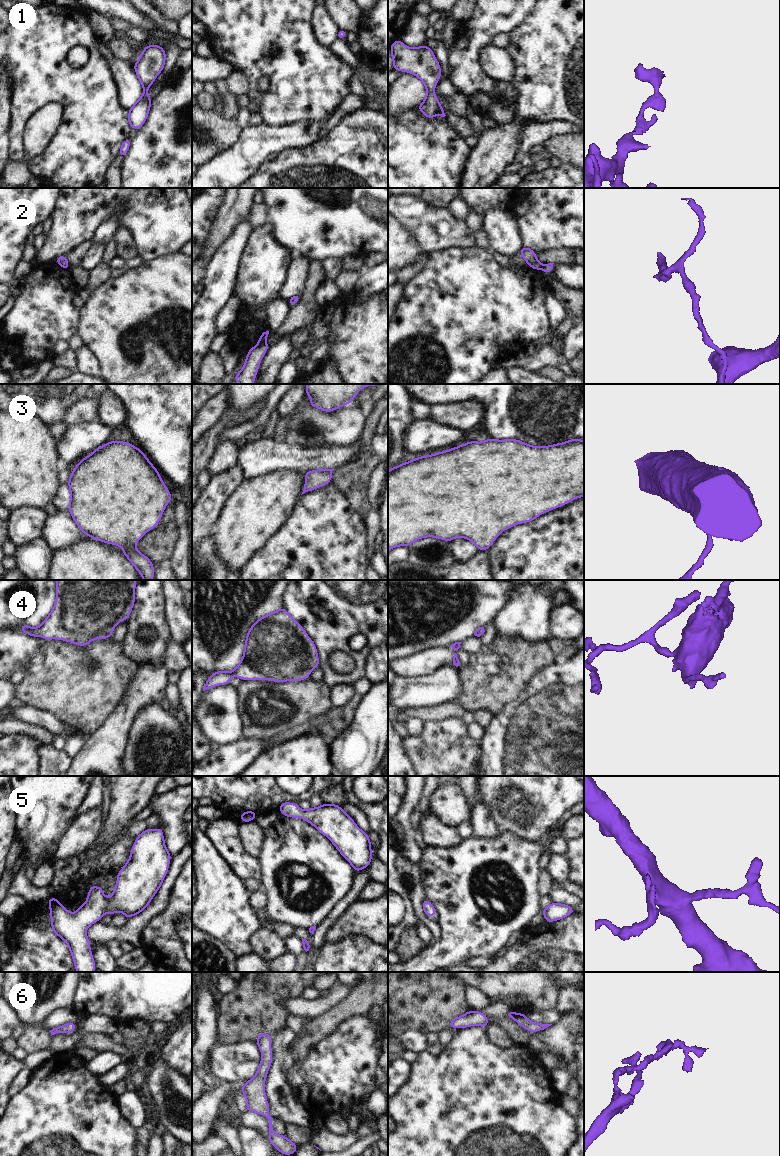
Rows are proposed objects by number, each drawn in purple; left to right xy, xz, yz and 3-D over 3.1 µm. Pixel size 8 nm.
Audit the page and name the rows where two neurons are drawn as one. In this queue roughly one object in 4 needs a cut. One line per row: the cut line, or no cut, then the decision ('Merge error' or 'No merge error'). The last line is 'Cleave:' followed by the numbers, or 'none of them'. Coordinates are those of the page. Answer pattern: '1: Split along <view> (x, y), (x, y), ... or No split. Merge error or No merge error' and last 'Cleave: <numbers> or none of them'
1: No split. No merge error
2: Split along xz (265, 340), (259, 343). Merge error
3: No split. No merge error
4: No split. No merge error
5: No split. No merge error
6: No split. No merge error
Cleave: 2

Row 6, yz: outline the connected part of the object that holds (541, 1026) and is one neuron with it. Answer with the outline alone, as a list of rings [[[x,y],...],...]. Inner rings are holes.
[[[511,1010],[507,1012],[506,1016],[515,1020],[524,1029],[528,1030],[531,1033],[536,1033],[538,1030],[544,1030],[545,1028],[552,1025],[552,1024],[534,1023],[530,1021],[525,1014],[515,1013]]]

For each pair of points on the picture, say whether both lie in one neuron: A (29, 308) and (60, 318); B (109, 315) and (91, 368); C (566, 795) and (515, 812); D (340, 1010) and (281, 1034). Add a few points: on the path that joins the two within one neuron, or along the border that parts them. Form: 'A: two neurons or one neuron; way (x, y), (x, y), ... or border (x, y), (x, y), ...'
A: one neuron; way (37, 311), (43, 311), (52, 315)
B: two neurons; border (83, 343), (97, 357), (100, 373)
C: one neuron; way (553, 795), (532, 795), (528, 799)
D: two neurons; border (296, 1035), (287, 1047), (286, 1057)

